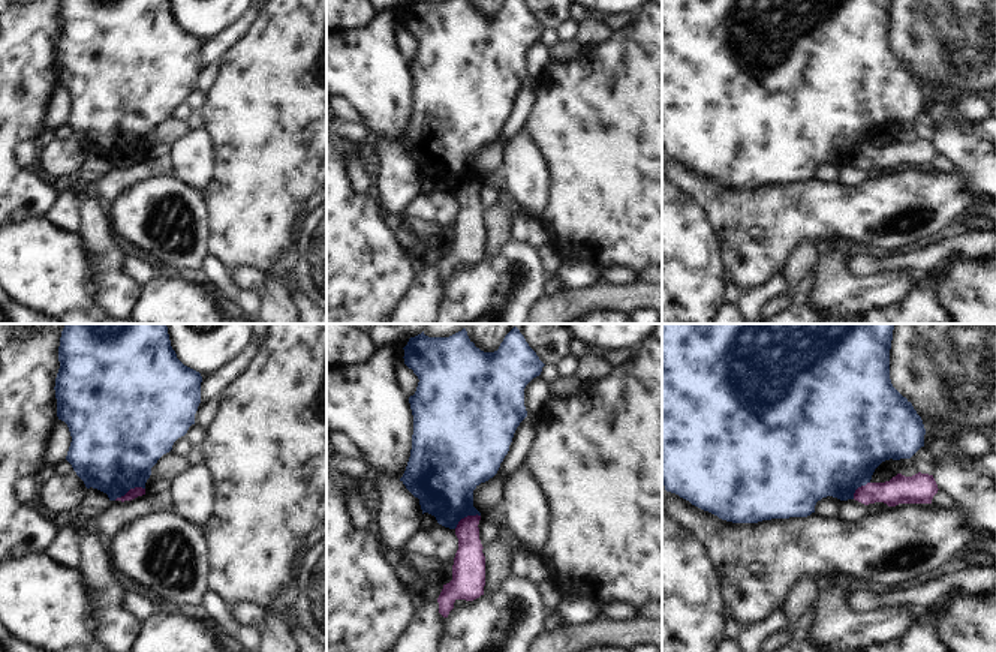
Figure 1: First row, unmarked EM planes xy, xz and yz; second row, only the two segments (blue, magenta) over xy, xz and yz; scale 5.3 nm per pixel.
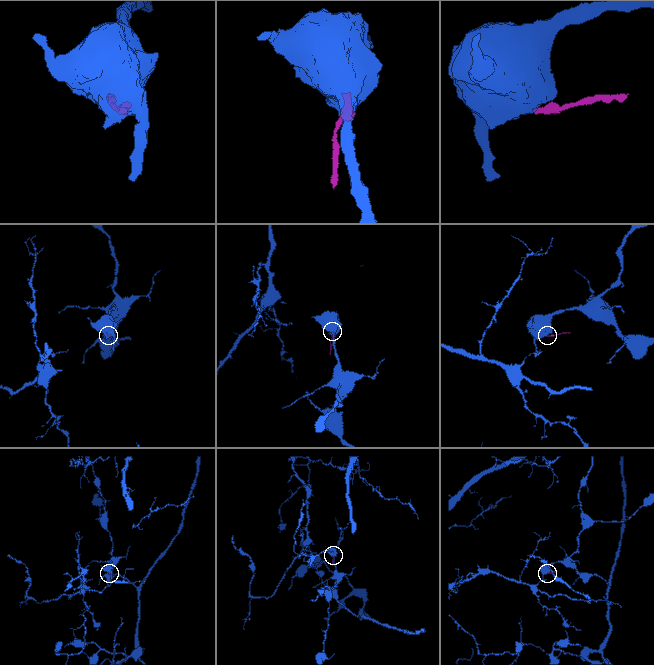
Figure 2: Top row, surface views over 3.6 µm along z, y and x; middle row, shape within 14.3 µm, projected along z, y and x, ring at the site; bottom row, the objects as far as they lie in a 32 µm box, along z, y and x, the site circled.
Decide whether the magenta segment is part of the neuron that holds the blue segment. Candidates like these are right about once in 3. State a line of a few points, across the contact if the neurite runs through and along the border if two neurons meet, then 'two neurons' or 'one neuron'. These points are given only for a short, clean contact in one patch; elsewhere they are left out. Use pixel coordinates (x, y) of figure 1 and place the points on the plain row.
line xy (144, 152), (131, 152), (114, 164); two neurons

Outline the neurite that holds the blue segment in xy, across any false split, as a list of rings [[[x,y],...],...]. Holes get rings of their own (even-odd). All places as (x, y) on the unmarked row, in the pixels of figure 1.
[[[61,0],[58,25],[54,51],[57,81],[67,88],[72,100],[66,124],[87,153],[106,157],[109,165],[124,160],[130,153],[145,153],[151,132],[195,88],[201,67],[201,37],[177,22],[169,0]]]

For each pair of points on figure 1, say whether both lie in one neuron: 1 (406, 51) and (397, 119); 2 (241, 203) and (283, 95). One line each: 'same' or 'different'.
1: different
2: same

